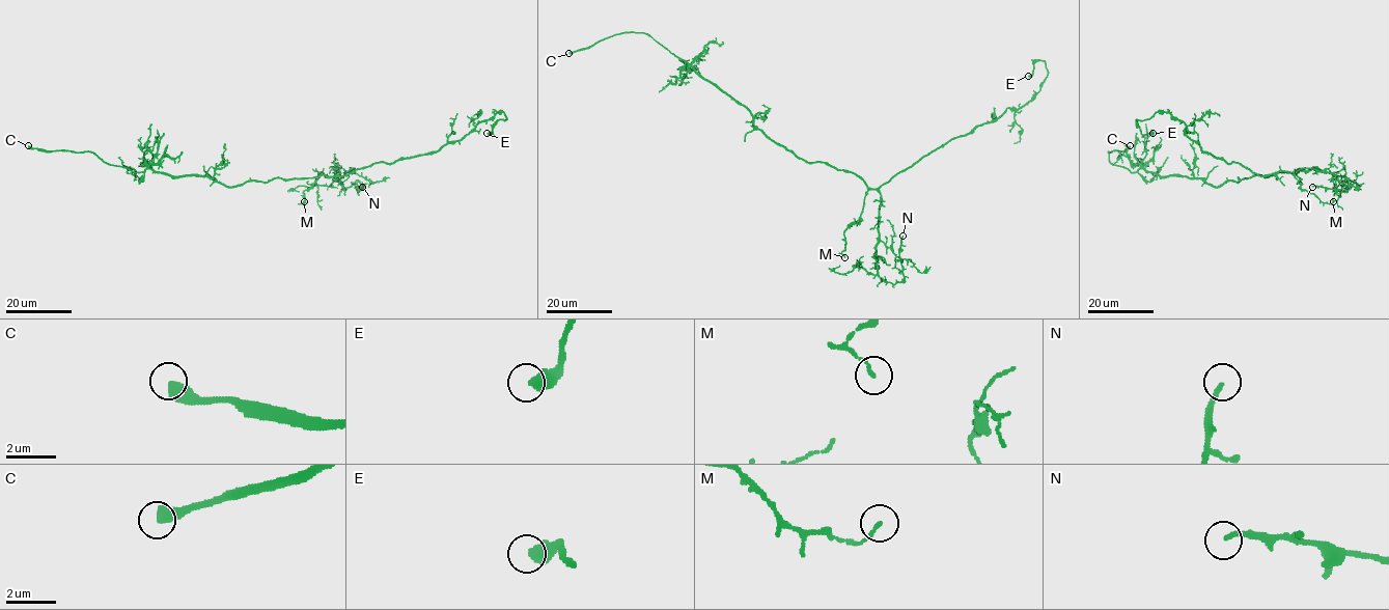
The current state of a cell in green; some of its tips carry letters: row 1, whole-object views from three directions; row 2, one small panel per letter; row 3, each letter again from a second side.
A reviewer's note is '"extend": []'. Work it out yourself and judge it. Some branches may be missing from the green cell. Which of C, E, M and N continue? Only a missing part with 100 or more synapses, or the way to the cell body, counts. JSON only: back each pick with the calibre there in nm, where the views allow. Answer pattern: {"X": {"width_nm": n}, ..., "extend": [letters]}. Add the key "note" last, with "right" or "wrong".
{"C": {"width_nm": 550}, "extend": ["C"], "note": "wrong"}

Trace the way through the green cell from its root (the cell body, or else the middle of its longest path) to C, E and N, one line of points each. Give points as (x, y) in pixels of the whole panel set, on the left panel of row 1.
C: (293, 178), (225, 187), (205, 175), (169, 175), (149, 168), (134, 172), (108, 164), (89, 151), (28, 145)
E: (293, 178), (346, 175), (374, 163), (432, 154), (502, 111), (506, 118), (497, 121), (493, 135), (487, 133)
N: (293, 178), (335, 175), (339, 173), (338, 169), (335, 177), (344, 188), (362, 187)

